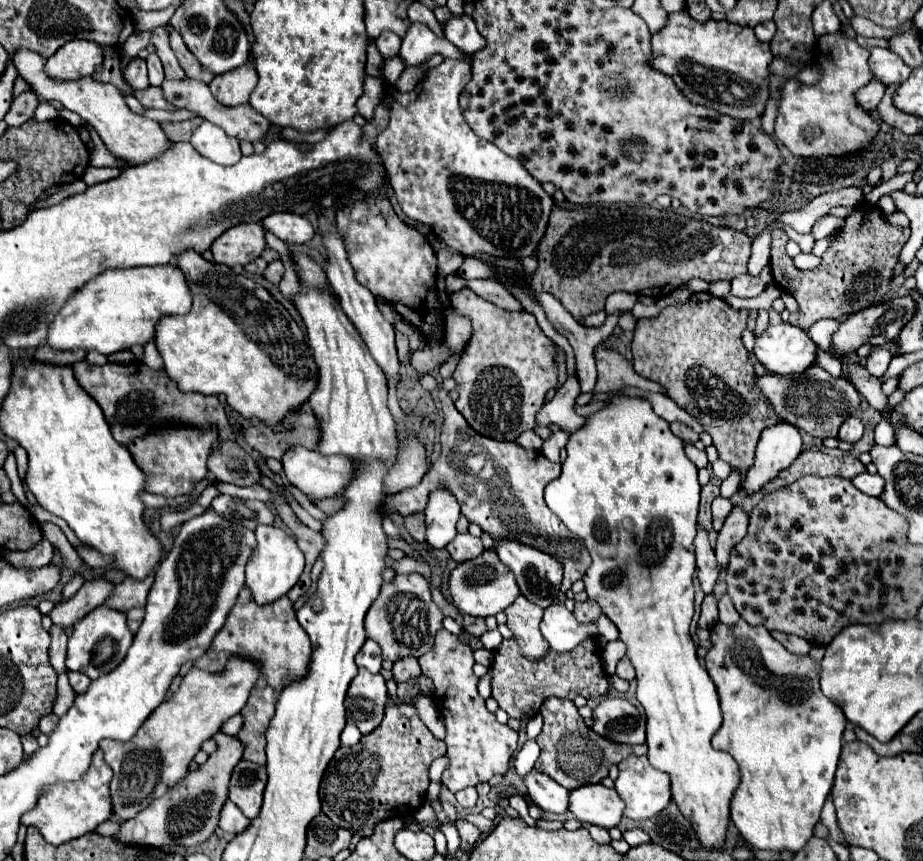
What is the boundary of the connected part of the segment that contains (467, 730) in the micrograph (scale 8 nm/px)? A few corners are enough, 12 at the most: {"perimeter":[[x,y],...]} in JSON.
{"perimeter":[[472,648],[420,656],[444,716],[450,792],[506,774],[518,732],[486,710]]}

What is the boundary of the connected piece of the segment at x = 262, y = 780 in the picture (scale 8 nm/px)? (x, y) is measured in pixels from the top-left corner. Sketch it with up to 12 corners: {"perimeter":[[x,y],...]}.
{"perimeter":[[236,764],[228,796],[250,820],[260,812],[266,766]]}

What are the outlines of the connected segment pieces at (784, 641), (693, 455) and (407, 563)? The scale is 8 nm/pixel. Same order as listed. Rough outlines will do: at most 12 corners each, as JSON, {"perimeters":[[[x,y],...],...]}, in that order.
{"perimeters":[[[772,632],[786,650],[808,654],[810,646],[800,636]],[[686,444],[686,456],[696,468],[706,468],[708,458],[704,450]],[[386,558],[386,566],[394,568],[398,574],[418,572],[426,578],[430,568],[420,566],[412,558],[402,560]]]}

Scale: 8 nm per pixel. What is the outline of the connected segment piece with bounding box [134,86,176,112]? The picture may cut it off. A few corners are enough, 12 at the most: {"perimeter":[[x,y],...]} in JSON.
{"perimeter":[[156,86],[134,90],[134,96],[144,108],[176,108],[162,98]]}

